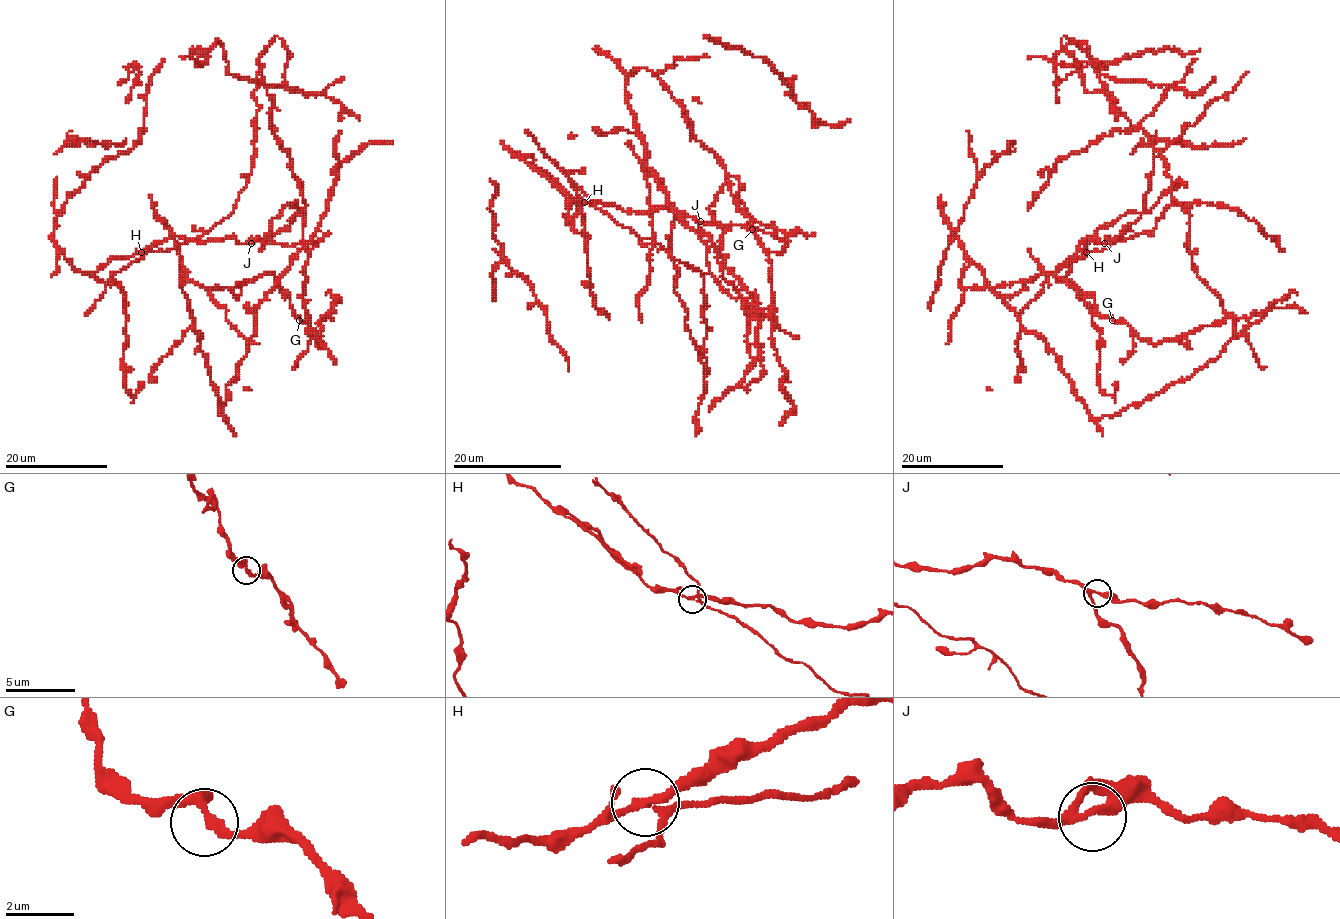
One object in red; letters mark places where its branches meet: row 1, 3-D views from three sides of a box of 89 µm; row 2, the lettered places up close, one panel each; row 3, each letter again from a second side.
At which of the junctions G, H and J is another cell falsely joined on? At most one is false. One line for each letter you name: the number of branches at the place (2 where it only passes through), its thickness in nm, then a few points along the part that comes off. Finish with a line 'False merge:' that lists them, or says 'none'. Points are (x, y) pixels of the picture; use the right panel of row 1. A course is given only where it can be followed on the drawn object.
H: 4 | 200 nm | (1086, 252), (1103, 251), (1140, 217), (1150, 185), (1154, 158), (1196, 121), (1207, 106), (1228, 94), (1248, 71)
False merge: H

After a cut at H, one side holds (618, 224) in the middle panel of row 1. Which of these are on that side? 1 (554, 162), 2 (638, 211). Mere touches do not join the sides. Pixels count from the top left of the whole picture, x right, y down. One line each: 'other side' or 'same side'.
1: same side
2: other side

